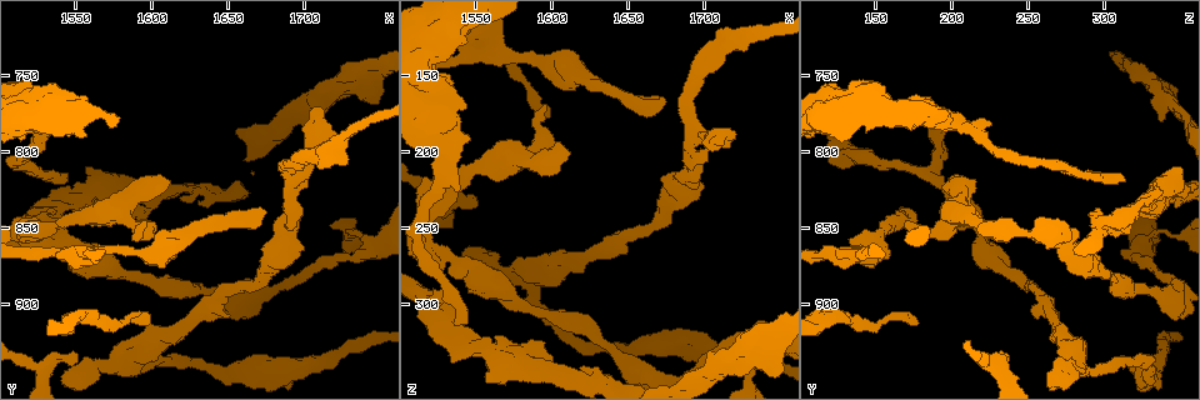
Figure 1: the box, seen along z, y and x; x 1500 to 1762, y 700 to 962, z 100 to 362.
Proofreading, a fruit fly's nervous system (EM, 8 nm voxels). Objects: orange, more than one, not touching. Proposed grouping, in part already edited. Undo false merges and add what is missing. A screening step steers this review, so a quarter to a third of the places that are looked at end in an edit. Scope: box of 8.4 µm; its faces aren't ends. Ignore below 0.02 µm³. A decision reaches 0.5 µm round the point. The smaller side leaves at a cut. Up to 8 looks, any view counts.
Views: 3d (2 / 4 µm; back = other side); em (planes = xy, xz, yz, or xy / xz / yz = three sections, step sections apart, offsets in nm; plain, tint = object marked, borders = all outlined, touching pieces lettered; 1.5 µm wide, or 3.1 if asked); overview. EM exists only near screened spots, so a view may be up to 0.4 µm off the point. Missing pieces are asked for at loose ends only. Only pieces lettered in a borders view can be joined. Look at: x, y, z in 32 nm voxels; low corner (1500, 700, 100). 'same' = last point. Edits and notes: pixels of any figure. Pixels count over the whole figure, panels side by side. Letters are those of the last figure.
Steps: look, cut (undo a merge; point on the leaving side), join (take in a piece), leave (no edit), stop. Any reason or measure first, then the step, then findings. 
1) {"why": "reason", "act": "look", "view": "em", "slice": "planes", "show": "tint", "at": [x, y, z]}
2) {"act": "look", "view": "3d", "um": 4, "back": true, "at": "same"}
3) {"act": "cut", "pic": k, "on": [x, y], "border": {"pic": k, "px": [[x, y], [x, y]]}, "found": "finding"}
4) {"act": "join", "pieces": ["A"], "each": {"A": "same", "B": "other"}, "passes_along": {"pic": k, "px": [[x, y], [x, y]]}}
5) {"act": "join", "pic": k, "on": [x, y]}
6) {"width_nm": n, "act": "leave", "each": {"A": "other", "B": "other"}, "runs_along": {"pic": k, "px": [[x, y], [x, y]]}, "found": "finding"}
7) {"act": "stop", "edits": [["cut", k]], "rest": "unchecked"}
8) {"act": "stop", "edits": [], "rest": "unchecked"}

{"why": "sharp bend", "act": "look", "view": "em", "slice": "planes", "show": "plain", "at": [1568, 822, 338]}

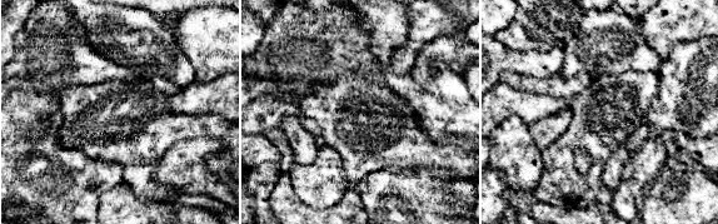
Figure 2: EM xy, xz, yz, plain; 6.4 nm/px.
{"why": "what lies round it", "act": "look", "view": "em", "slice": "planes", "show": "borders", "at": "same"}

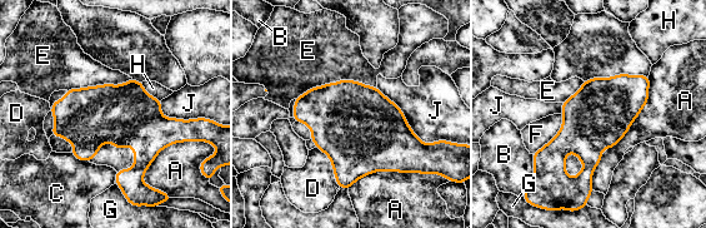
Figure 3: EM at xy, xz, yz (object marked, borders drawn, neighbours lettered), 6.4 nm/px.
{"act": "leave", "each": {"A": "other", "B": "other", "C": "other", "D": "other", "E": "other", "F": "other", "G": "other", "H": "other", "J": "other"}, "border": {"pic": 3, "px": [[376, 87], [340, 79], [295, 99]]}, "found": "all the same neuron"}

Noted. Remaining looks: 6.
{"why": "branch stops here", "act": "look", "view": "em", "slice": "planes", "show": "borders", "at": [1710, 772, 194]}

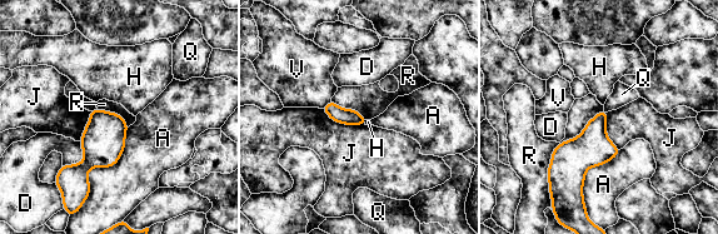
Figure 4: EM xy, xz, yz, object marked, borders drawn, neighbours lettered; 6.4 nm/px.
{"width_nm": 110, "act": "leave", "each": {"A": "other", "D": "other", "H": "other", "J": "other", "Q": "other", "R": "other", "V": "other"}, "border": {"pic": 4, "px": [[603, 109], [553, 150], [548, 188]]}, "found": "no lettered piece goes on from it"}

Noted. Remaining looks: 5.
{"act": "look", "view": "em", "slice": "xz", "step": 4, "show": "tint", "at": [1546, 866, 124]}

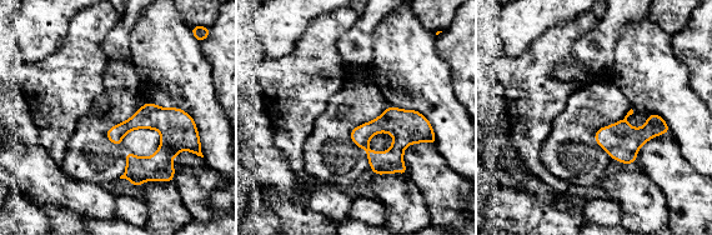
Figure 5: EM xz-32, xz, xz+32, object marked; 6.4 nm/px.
{"why": "cut it another way", "act": "look", "view": "em", "slice": "planes", "show": "borders", "at": "same"}

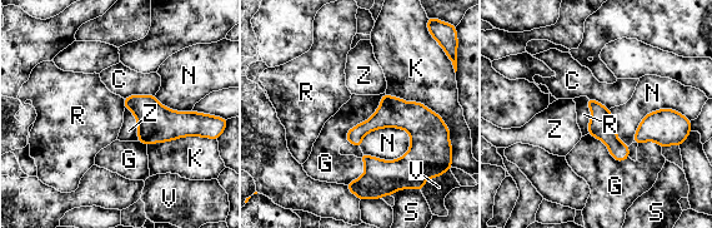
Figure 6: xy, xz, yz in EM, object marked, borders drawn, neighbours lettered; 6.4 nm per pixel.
{"act": "leave", "each": {"C": "other", "G": "other", "K": "other", "N": "other", "R": "other", "S": "other", "V": "other", "Z": "other"}, "border": {"pic": 6, "px": [[586, 98], [591, 113], [588, 133]]}, "found": "none of them fits"}

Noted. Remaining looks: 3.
{"act": "stop", "edits": [], "rest": "unchecked"}

